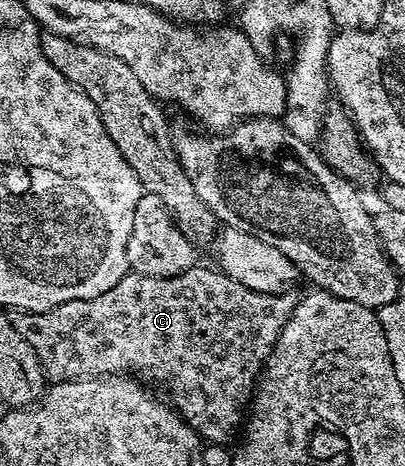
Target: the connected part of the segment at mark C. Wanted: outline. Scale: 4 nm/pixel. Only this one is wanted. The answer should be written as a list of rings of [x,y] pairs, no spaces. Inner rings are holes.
[[[197,266],[177,276],[150,276],[132,270],[98,298],[71,300],[39,313],[35,317],[35,339],[41,361],[51,371],[53,368],[61,372],[59,375],[64,378],[161,372],[178,391],[188,394],[188,406],[193,411],[191,419],[200,422],[198,428],[203,439],[223,445],[224,439],[239,426],[239,408],[249,403],[250,393],[288,323],[290,304],[288,308],[283,295],[255,292],[212,268]]]

